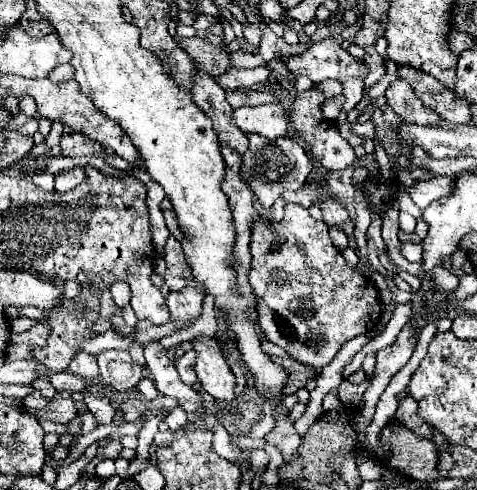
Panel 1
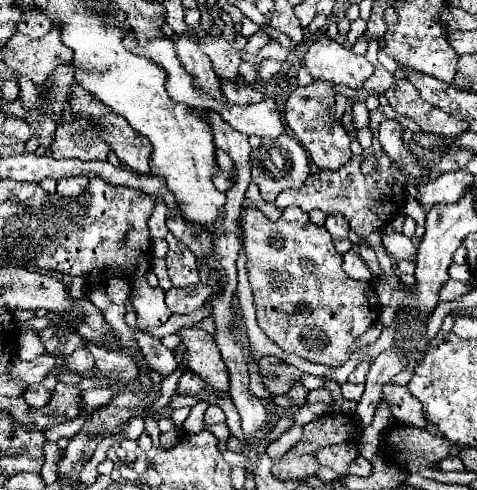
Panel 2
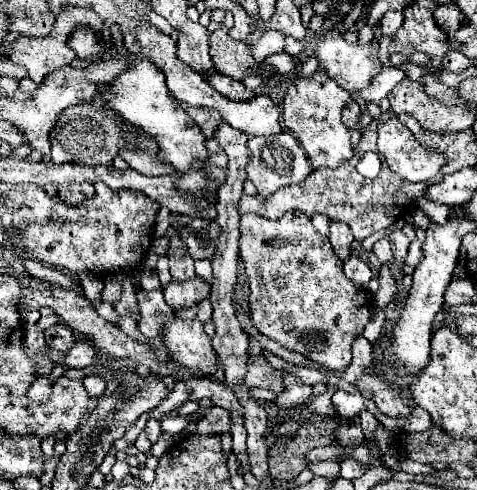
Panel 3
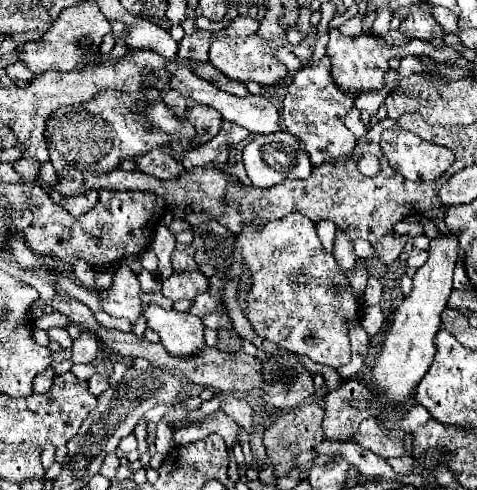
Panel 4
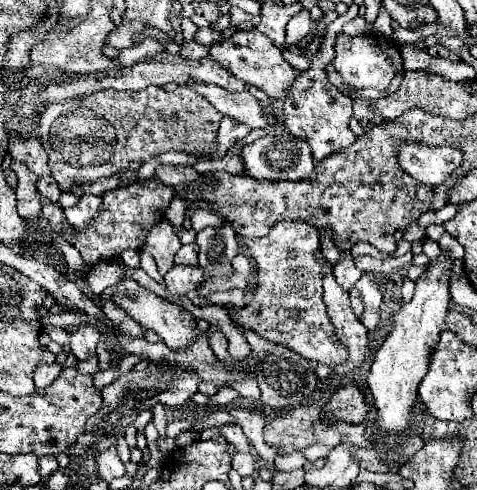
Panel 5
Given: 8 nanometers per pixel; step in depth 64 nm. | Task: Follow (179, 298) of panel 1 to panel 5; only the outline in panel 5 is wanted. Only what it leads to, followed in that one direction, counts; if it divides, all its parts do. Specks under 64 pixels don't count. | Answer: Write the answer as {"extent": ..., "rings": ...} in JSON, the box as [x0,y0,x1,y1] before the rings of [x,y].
{"extent":[166,266,204,296],"rings":[[[174,266],[166,276],[166,288],[170,294],[176,296],[194,296],[196,288],[204,284],[204,272],[202,268],[192,268],[192,266]]]}

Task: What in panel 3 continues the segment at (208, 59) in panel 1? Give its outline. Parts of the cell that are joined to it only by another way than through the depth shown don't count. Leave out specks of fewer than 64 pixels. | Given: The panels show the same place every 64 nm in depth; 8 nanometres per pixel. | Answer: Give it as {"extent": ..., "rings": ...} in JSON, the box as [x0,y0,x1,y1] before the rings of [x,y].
{"extent":[208,28,258,80],"rings":[[[218,28],[208,36],[210,42],[210,58],[214,62],[214,70],[232,80],[244,80],[248,68],[254,68],[258,62],[250,54],[248,44],[234,40],[228,36],[226,28]]]}

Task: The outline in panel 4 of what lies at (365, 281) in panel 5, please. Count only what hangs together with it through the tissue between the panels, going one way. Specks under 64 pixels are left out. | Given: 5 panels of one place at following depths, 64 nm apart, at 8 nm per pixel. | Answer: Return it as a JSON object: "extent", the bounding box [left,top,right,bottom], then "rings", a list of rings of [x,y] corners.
{"extent":[364,276,382,306],"rings":[[[370,276],[368,280],[368,286],[364,290],[364,304],[366,306],[372,306],[372,304],[378,304],[382,298],[382,284],[376,276]]]}

